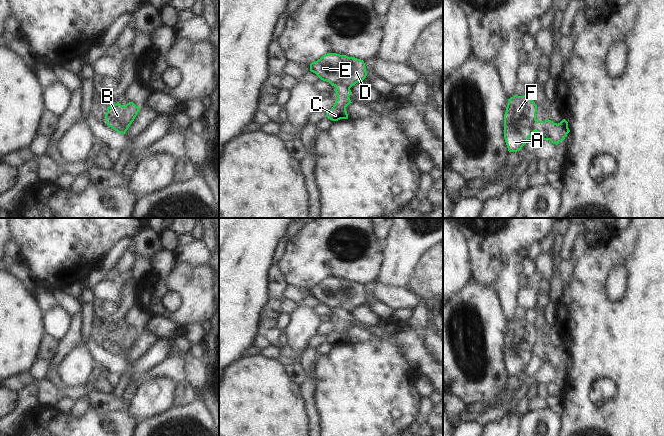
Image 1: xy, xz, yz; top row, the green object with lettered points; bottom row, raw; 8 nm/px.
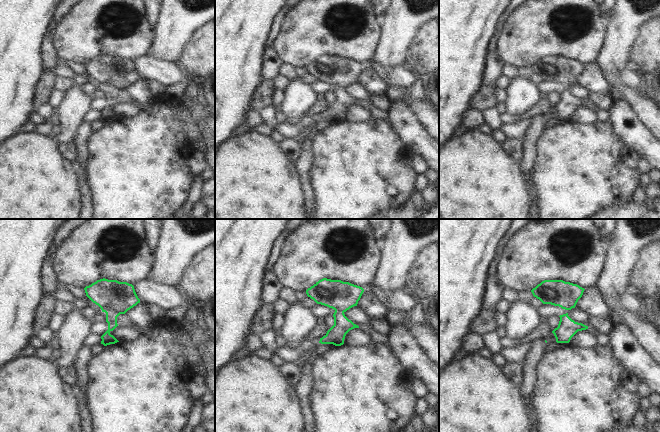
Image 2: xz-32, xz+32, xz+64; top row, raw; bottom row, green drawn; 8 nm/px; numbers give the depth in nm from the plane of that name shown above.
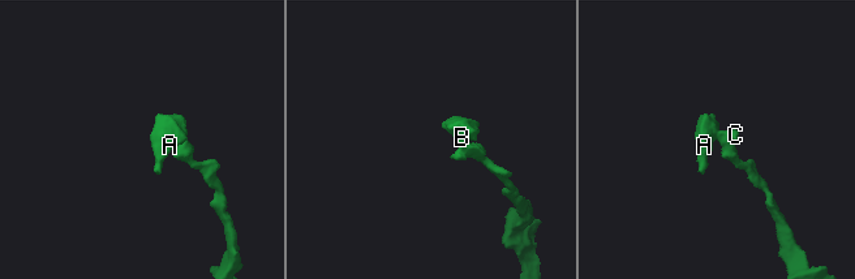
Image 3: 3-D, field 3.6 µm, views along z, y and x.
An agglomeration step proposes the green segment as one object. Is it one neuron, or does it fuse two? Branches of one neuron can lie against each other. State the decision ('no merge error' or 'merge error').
merge error

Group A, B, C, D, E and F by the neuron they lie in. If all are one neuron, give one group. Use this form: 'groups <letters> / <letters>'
groups A B D E F / C

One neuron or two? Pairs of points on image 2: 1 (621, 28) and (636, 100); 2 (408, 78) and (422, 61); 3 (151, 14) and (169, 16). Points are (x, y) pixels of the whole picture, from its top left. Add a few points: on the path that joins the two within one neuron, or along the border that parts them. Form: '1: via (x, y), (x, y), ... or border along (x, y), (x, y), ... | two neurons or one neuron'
1: via (617, 46), (613, 56), (613, 79), (618, 84) | one neuron
2: border along (410, 69), (418, 76) | two neurons
3: border along (160, 10), (153, 28) | two neurons

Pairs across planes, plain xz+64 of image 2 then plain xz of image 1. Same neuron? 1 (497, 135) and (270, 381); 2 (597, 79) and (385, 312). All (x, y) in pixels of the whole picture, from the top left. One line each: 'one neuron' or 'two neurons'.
1: two neurons
2: one neuron

